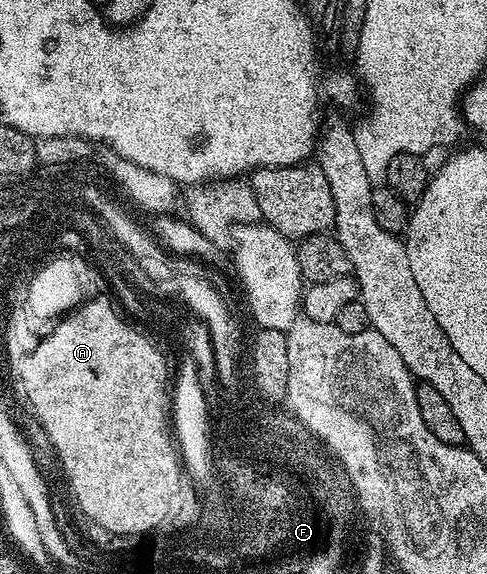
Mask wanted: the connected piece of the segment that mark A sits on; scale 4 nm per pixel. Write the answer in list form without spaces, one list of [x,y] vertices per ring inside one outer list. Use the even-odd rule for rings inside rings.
[[[99,295],[95,305],[84,301],[78,306],[73,315],[69,315],[64,321],[56,321],[52,331],[39,342],[39,346],[28,353],[21,362],[21,383],[27,384],[27,394],[30,401],[35,401],[35,410],[43,417],[44,424],[48,425],[49,432],[57,439],[59,454],[63,456],[68,469],[69,479],[67,488],[79,505],[80,511],[93,523],[105,527],[105,531],[125,533],[129,529],[144,530],[150,534],[159,528],[167,517],[169,505],[173,503],[173,497],[180,491],[181,478],[185,470],[181,464],[181,454],[177,448],[177,442],[173,436],[173,397],[169,392],[169,373],[167,377],[167,361],[159,357],[155,349],[151,349],[151,341],[143,333],[134,329],[136,326],[130,320],[122,321],[119,313],[107,302],[106,296]]]

